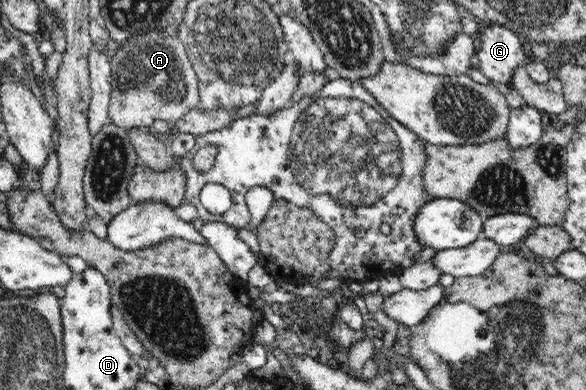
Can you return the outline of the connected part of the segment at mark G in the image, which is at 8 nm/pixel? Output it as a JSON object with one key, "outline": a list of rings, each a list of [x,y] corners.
{"outline":[[[485,22],[481,37],[478,37],[476,66],[496,83],[510,86],[512,74],[519,65],[526,65],[530,58],[521,35],[506,26]]]}

